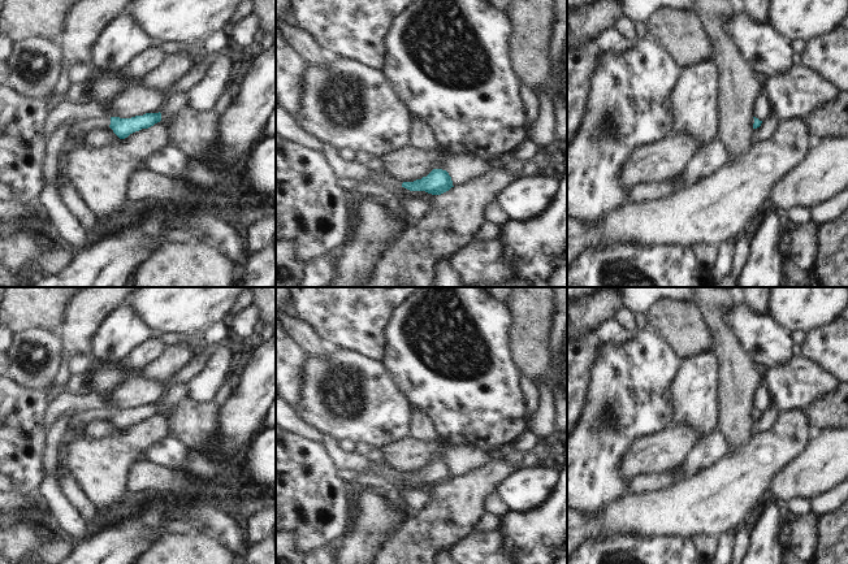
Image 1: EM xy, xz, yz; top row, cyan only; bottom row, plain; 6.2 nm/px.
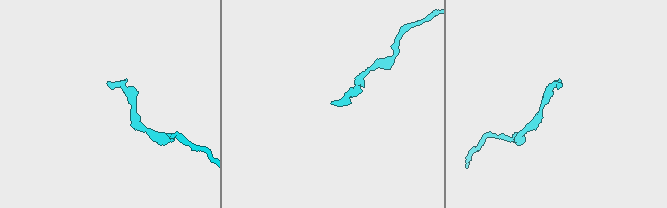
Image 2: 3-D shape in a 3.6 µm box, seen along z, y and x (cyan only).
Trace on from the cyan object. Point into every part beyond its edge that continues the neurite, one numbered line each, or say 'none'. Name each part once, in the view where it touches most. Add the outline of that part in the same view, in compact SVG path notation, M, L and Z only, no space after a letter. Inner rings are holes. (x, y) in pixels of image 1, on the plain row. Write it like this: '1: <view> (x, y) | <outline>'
1: xy (78, 420) | M111 408L83 409L70 416L66 426L66 439L77 439L83 434L85 426L96 418L109 418Z

